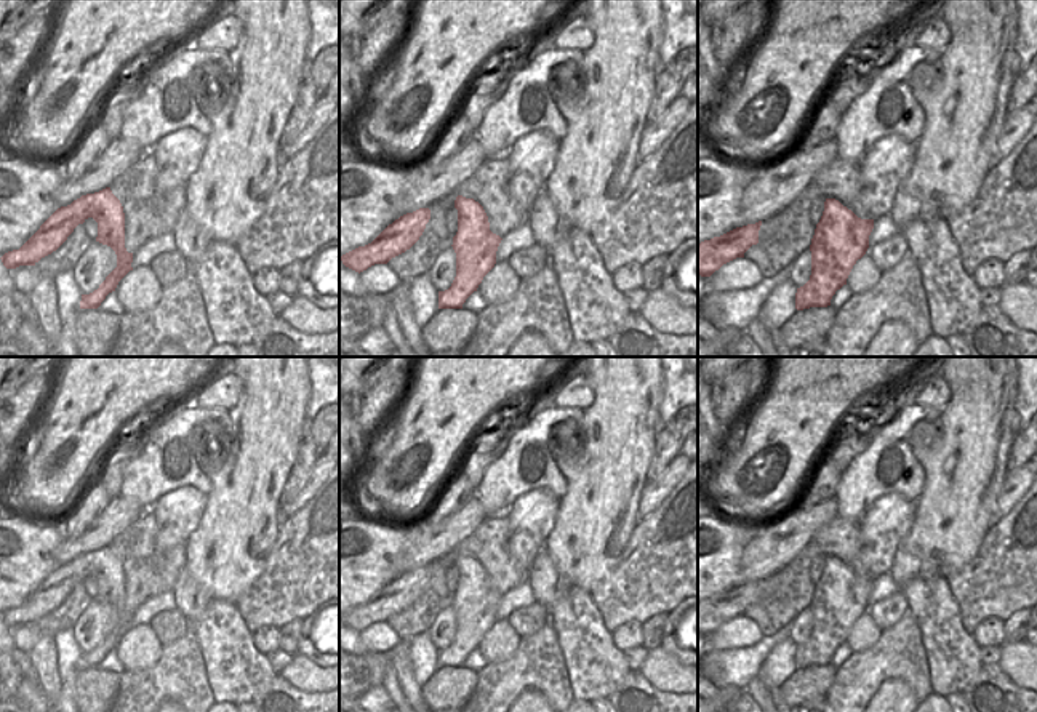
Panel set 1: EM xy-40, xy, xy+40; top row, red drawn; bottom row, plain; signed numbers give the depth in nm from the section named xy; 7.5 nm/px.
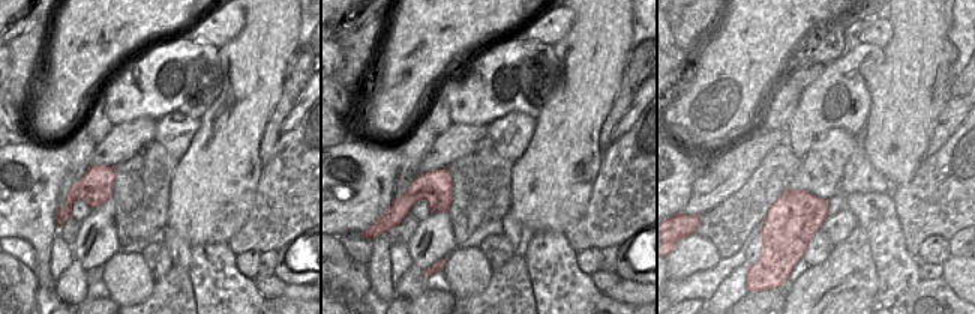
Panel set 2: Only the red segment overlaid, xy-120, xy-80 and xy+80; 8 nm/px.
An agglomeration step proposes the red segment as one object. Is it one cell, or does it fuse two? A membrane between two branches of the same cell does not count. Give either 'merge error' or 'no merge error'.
merge error

